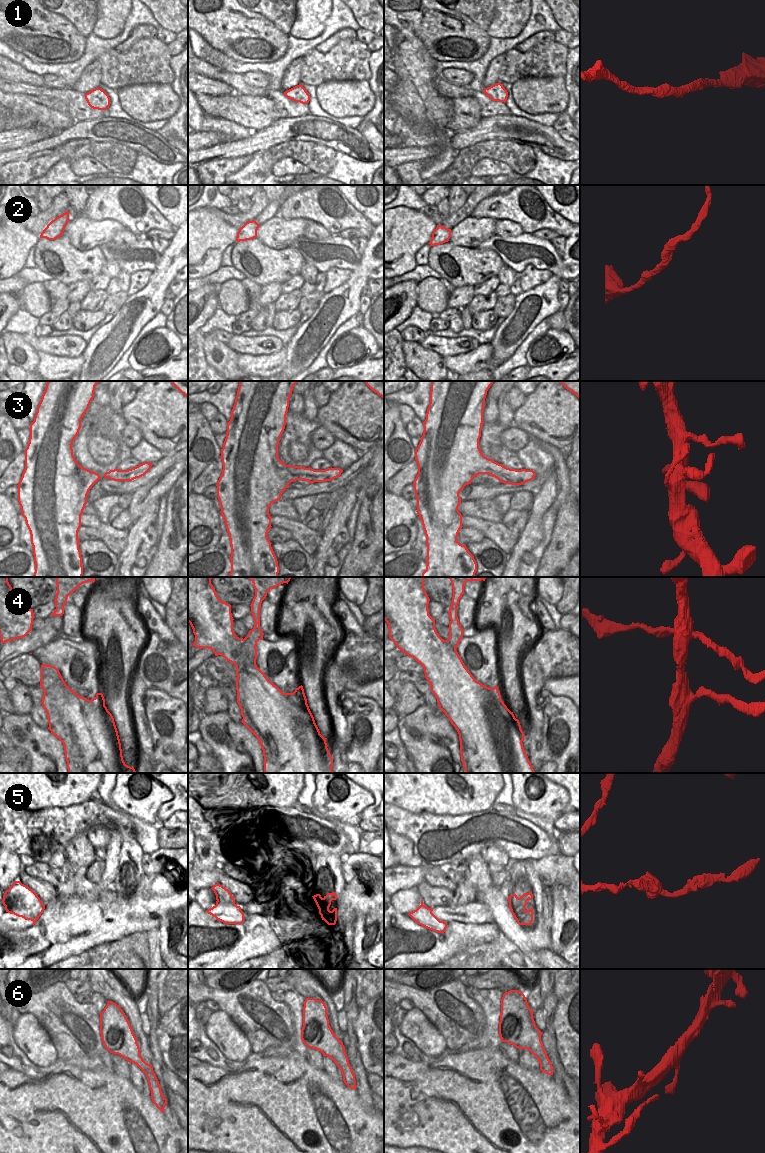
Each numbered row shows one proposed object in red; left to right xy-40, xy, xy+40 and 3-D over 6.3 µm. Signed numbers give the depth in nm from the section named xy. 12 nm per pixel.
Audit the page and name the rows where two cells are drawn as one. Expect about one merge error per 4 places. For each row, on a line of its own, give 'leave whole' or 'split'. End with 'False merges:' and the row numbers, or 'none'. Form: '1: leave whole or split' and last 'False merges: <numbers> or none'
1: leave whole
2: leave whole
3: leave whole
4: split
5: split
6: leave whole
False merges: 4, 5

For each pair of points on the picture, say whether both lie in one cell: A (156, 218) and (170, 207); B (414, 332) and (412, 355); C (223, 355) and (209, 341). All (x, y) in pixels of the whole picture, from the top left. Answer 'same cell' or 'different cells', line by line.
A: different cells
B: different cells
C: same cell

